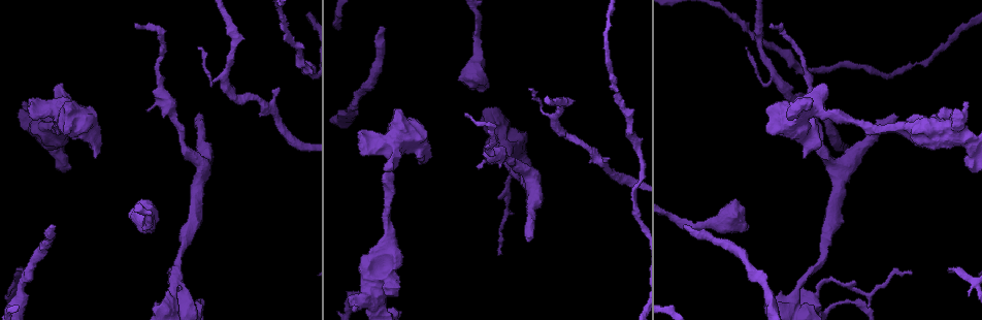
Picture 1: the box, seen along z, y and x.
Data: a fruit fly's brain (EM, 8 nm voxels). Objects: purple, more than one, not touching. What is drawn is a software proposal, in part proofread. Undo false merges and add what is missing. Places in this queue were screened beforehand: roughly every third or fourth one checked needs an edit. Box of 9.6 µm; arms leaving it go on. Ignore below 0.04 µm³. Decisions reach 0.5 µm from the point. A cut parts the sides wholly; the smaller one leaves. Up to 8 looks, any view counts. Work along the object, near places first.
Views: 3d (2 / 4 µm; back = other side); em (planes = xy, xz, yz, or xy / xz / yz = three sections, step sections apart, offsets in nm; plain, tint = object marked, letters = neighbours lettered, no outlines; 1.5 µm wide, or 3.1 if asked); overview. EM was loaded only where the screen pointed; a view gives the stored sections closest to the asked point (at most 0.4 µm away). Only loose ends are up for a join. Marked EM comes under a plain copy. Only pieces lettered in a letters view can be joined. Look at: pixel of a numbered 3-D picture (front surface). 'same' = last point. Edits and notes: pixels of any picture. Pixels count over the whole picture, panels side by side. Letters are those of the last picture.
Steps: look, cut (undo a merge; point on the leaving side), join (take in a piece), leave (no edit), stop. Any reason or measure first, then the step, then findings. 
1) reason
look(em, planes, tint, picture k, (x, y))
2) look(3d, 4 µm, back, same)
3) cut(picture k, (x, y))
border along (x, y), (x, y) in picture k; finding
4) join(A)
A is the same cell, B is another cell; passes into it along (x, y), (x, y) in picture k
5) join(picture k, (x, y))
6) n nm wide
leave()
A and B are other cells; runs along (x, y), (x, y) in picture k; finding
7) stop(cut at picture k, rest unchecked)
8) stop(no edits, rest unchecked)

thin end
look(3d, 4 µm, picture 1, (278, 91))

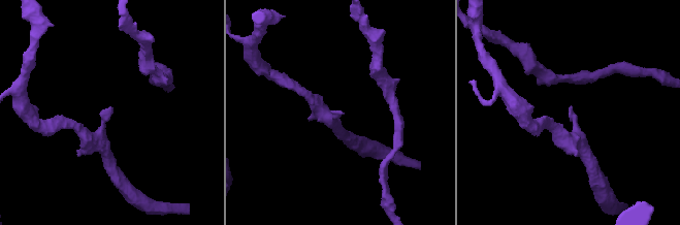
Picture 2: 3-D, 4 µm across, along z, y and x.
look(em, yz, step 8, letters, picture 2, (572, 108))

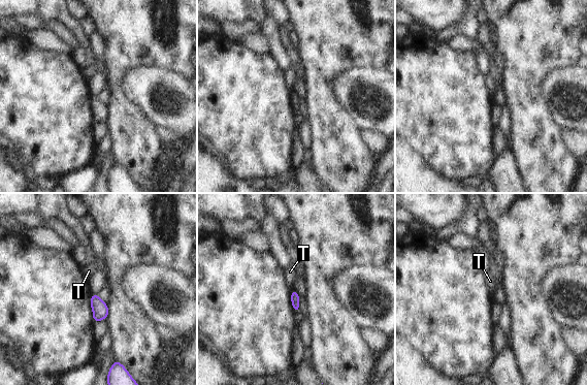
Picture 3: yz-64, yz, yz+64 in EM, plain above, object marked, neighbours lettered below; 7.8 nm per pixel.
look(em, planes, letters, same)

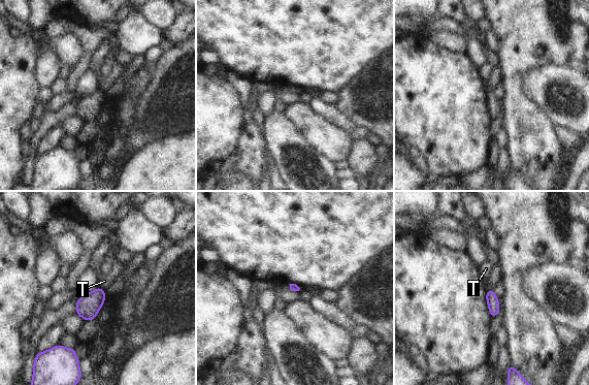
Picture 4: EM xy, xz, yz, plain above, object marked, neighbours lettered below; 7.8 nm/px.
leave()
T is another cell; border along (99, 286), (104, 290) in picture 4; no lettered piece goes on from it

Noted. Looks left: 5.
sudden change in width
look(em, xz, step 8, tint, picture 1, (839, 305))

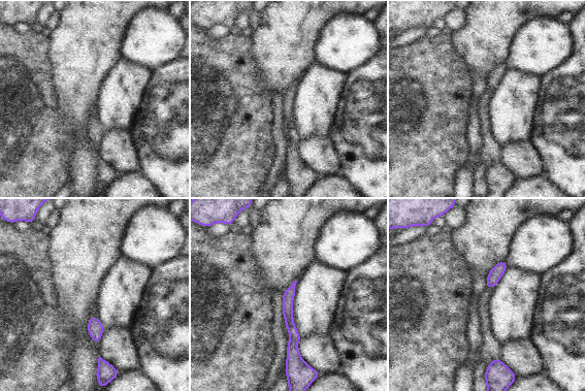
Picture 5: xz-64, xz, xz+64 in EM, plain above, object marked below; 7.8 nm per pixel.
cut it another way
look(em, planes, letters, same)

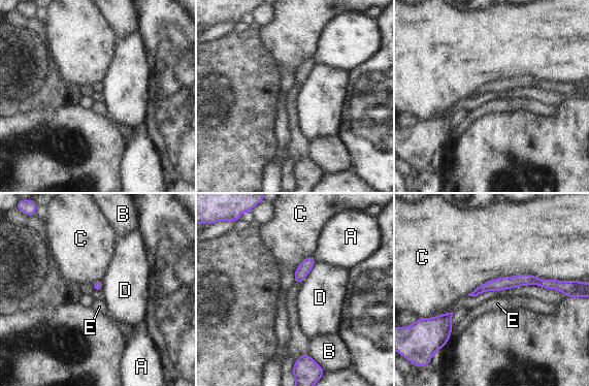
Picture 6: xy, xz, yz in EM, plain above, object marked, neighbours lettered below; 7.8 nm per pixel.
70 nm wide
leave()
A, B, C, D and E are other cells; one neuron here

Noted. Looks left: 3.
branch stops here
look(3d, 4 µm, picture 1, (51, 228))

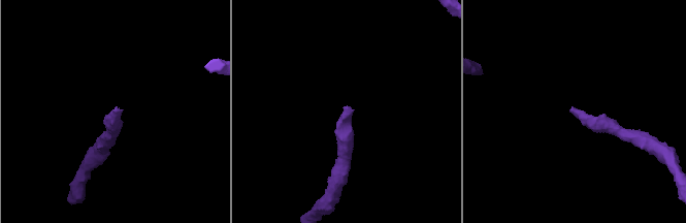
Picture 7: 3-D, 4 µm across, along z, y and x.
shape alone is not enough
look(em, planes, letters, picture 7, (571, 110))

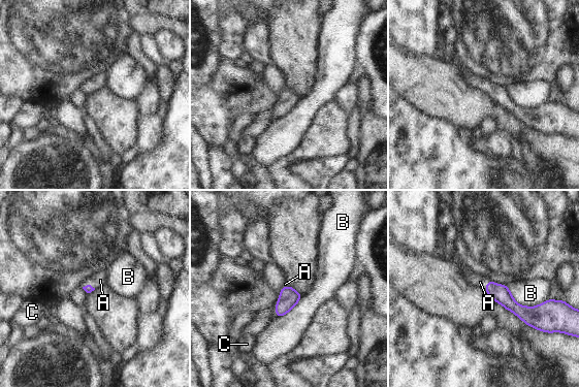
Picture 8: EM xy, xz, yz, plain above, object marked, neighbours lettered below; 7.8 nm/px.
B touches over 360 nm
join(A)
A is the same cell, B and C are other cells; passes into it along (88, 288), (89, 285), (100, 280) in picture 8; the neuron continues

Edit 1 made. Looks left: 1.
stop(join at picture 8, rest unchecked)

